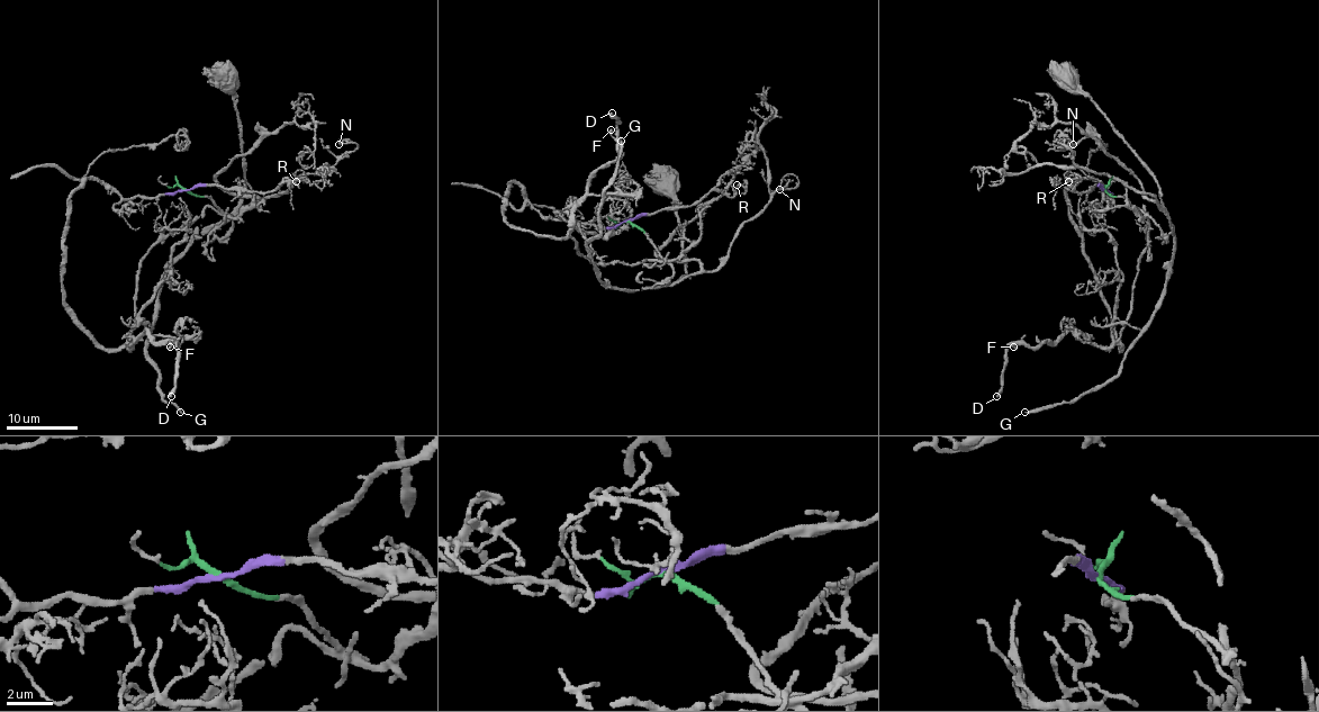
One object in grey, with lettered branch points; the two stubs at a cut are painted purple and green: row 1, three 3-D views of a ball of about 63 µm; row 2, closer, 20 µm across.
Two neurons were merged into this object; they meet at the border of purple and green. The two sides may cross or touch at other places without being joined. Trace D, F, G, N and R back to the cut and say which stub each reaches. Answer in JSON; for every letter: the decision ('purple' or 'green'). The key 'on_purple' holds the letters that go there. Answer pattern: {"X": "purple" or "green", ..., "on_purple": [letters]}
{"D": "purple", "F": "purple", "G": "green", "N": "green", "R": "purple", "on_purple": ["D", "F", "R"]}

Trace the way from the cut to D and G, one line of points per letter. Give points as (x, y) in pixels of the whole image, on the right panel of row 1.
D: (1105, 189), (1109, 197), (1094, 180), (1076, 180), (1069, 221), (1122, 349), (1076, 331), (1012, 343), (996, 397)
G: (1105, 189), (1152, 218), (1165, 236), (1173, 232), (1174, 249), (1162, 304), (1116, 376), (1073, 400), (1024, 411)

